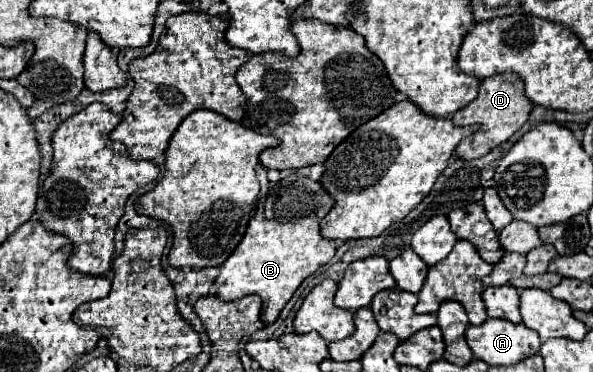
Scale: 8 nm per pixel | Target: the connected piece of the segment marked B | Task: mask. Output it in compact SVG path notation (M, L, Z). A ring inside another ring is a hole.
M297 173L281 179L273 191L257 201L255 215L251 217L243 239L219 267L221 273L213 281L215 297L221 301L233 301L255 293L263 299L261 321L265 325L273 323L303 279L329 263L335 255L335 241L329 241L319 233L319 223L331 207L333 199L317 181Z

